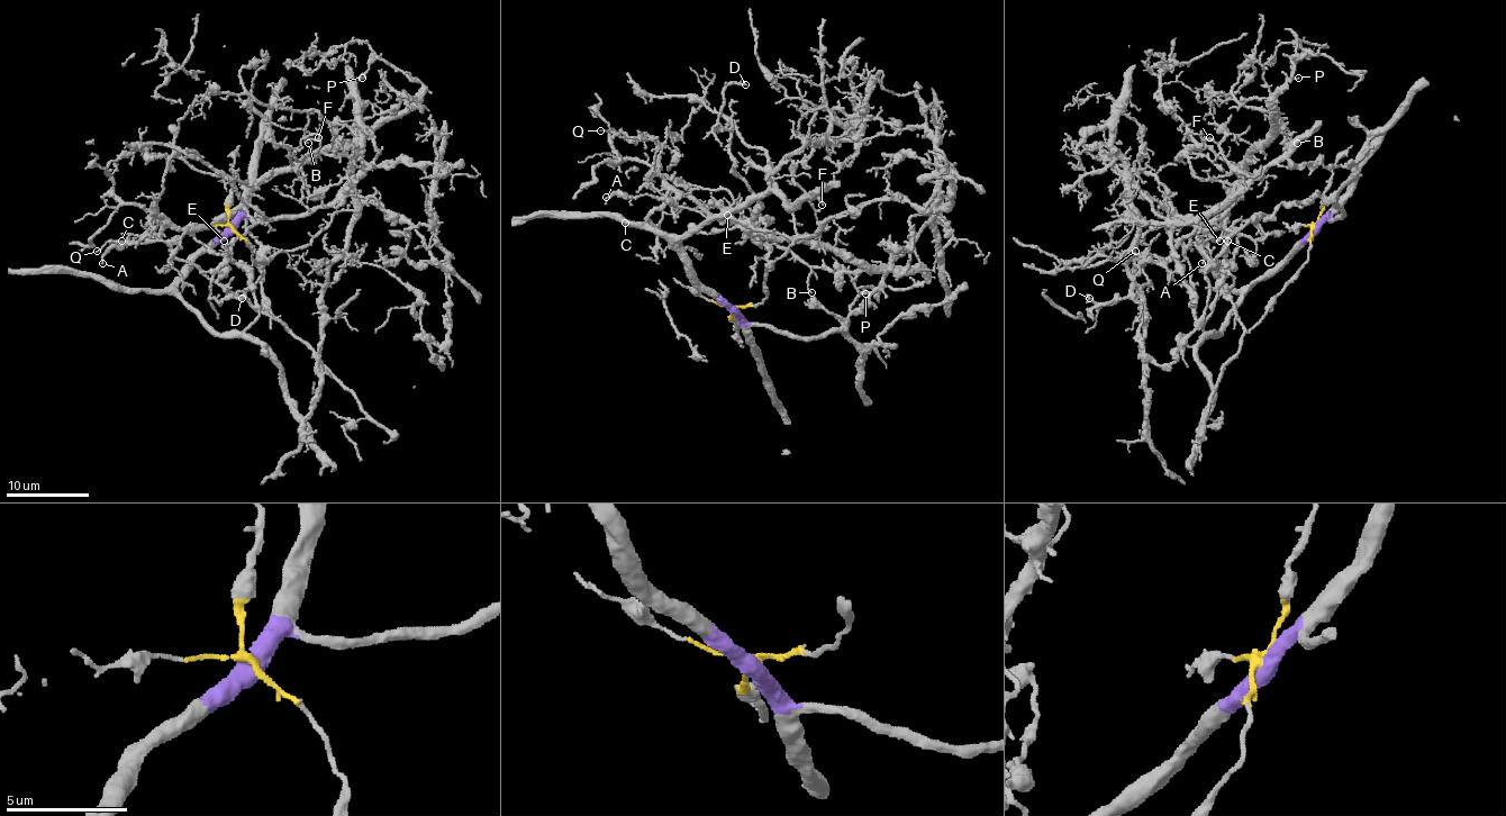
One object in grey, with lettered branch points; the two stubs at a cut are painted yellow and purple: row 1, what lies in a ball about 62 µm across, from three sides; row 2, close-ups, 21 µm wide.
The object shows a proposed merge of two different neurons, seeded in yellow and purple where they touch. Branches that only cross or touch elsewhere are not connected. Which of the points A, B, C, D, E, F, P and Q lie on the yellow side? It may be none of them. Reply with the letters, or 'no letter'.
A

